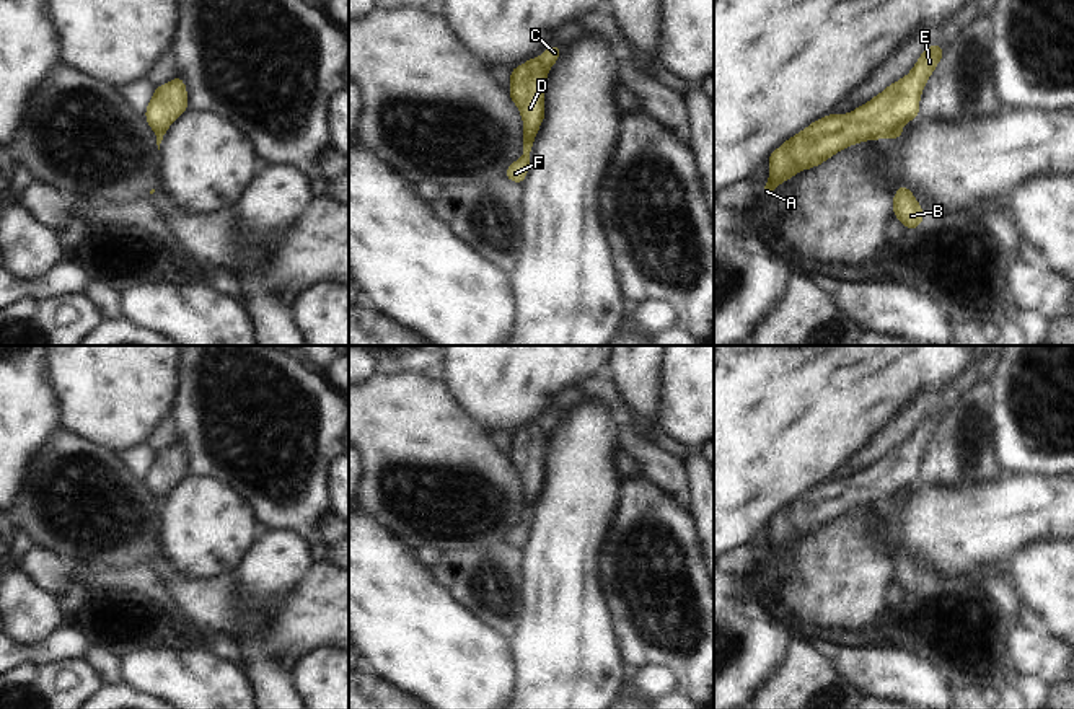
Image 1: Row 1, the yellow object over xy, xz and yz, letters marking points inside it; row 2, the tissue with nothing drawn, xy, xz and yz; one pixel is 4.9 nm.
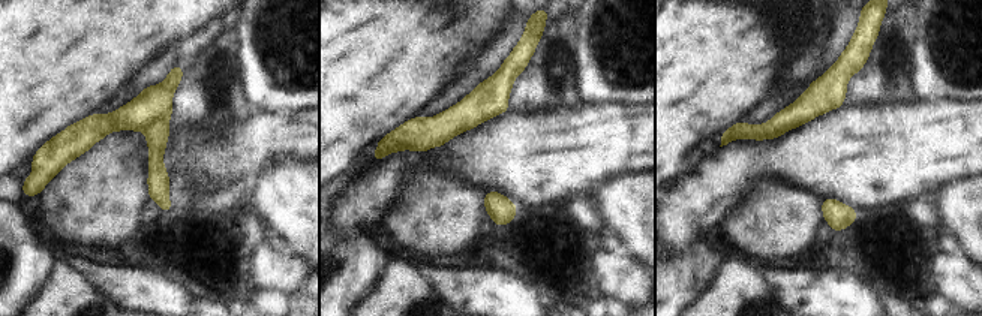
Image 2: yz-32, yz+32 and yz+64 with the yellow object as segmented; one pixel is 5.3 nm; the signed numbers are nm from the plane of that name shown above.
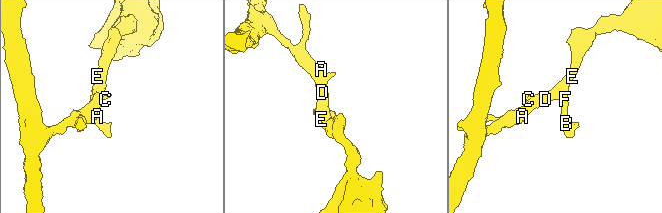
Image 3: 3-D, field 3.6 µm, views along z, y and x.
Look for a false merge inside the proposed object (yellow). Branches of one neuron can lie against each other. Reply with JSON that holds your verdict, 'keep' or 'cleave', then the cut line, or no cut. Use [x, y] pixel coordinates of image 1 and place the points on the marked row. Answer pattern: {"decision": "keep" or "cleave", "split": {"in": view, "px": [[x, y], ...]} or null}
{"decision": "cleave", "split": {"in": "xz", "px": [[523, 155], [528, 158]]}}

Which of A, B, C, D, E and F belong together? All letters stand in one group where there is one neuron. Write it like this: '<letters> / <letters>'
A C D E / B F

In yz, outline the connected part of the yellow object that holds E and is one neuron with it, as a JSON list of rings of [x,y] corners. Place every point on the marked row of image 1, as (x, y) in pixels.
[[[932,42],[906,77],[887,86],[869,103],[847,114],[826,114],[786,140],[768,158],[771,173],[763,194],[768,197],[781,183],[802,170],[821,165],[849,145],[890,139],[896,129],[916,119],[922,90],[944,52]]]

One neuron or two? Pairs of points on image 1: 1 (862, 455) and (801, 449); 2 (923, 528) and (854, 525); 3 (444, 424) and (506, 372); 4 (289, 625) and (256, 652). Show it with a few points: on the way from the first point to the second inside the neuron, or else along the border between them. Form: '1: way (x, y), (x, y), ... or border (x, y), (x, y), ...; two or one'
1: border (880, 427), (830, 478); two
2: border (874, 506), (877, 510), (877, 538), (892, 559); two
3: border (440, 382), (452, 400), (489, 435); two
4: border (246, 615), (259, 625), (259, 636), (277, 660); two

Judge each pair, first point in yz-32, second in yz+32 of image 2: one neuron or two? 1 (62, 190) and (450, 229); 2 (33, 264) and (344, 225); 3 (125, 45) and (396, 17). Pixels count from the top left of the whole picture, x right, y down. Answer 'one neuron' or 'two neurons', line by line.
1: one neuron
2: two neurons
3: one neuron

